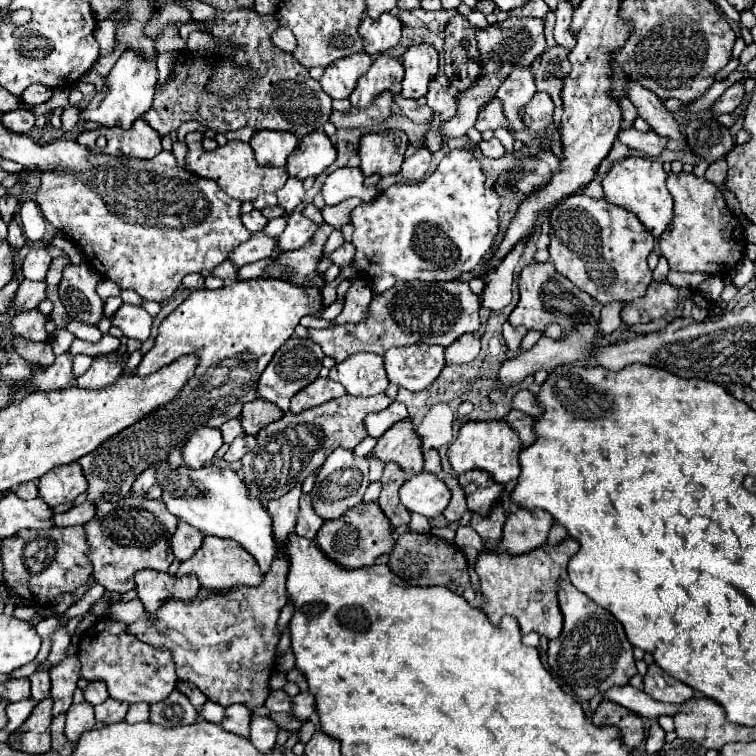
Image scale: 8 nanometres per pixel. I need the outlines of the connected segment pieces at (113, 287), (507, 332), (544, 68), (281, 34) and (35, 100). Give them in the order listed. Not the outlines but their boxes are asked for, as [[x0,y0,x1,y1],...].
[[96,278,120,300],[504,322,526,350],[534,46,570,108],[272,28,296,52],[22,84,52,106]]

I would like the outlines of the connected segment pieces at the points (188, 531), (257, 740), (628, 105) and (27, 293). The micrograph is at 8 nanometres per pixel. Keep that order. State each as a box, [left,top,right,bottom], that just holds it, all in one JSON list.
[[172,522,204,560],[250,714,278,752],[620,98,638,124],[14,280,48,310]]

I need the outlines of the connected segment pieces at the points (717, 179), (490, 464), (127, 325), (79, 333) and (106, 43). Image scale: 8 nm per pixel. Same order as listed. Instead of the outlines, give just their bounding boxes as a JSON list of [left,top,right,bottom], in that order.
[[706,160,726,188],[448,420,522,484],[112,304,152,342],[66,320,102,342],[94,18,115,56]]

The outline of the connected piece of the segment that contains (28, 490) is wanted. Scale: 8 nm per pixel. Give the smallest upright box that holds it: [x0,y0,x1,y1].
[16,482,38,500]

